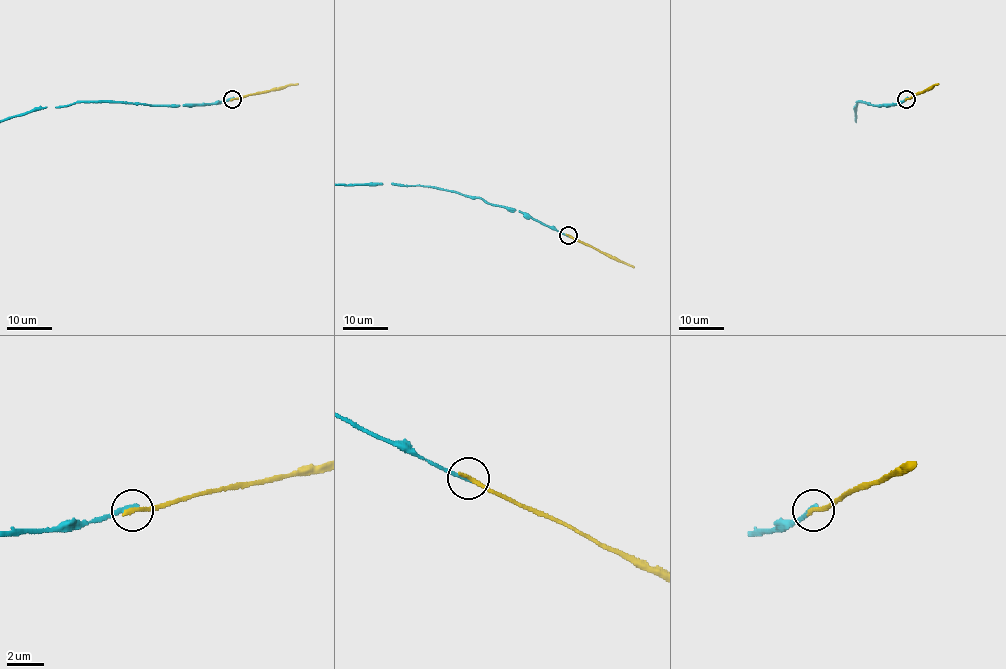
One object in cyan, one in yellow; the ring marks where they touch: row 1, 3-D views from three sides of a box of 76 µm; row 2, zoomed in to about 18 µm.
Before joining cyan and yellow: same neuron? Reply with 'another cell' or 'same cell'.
another cell

